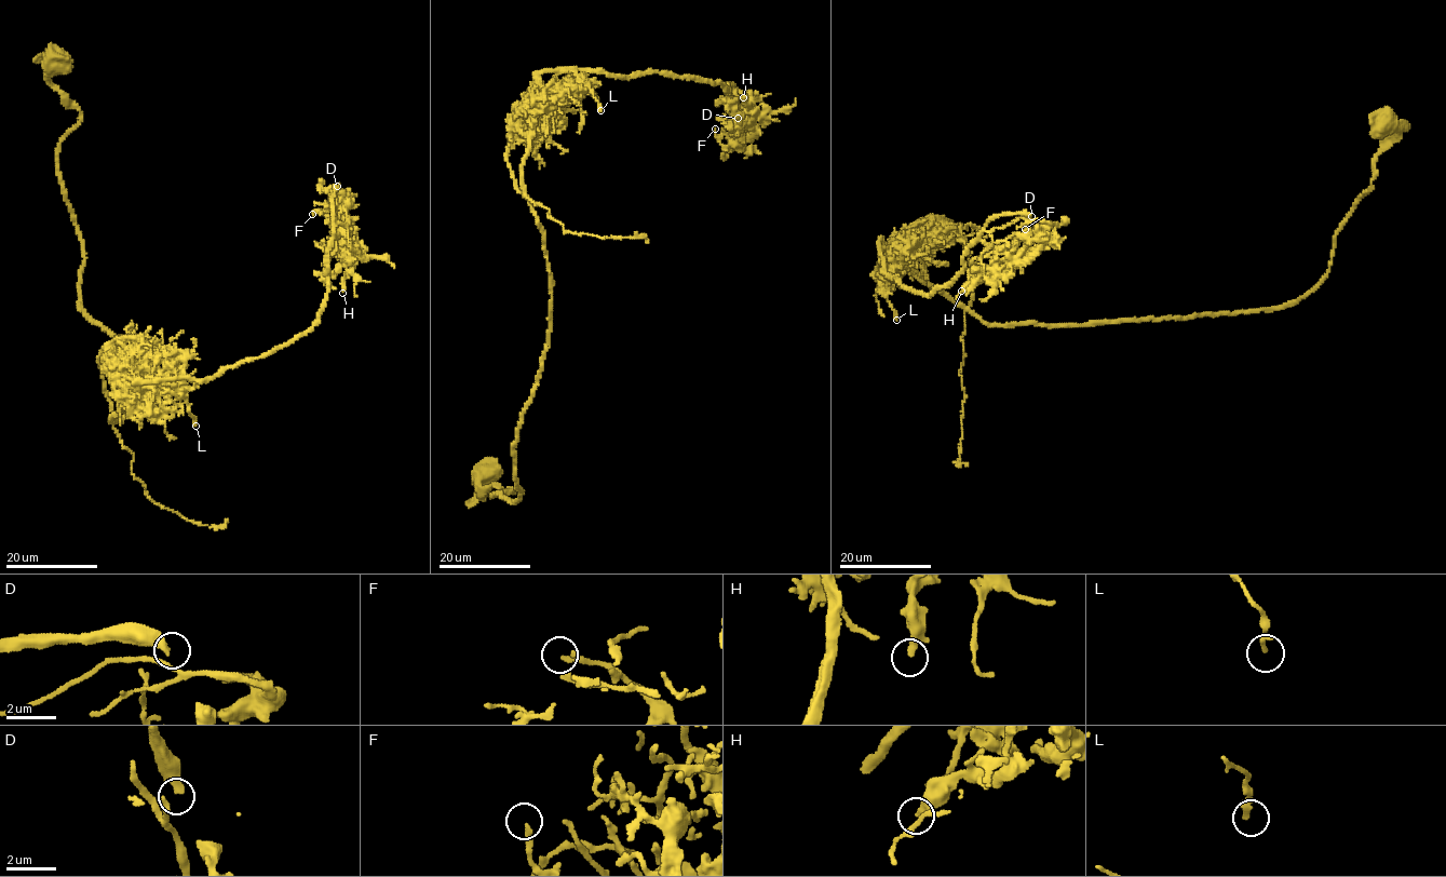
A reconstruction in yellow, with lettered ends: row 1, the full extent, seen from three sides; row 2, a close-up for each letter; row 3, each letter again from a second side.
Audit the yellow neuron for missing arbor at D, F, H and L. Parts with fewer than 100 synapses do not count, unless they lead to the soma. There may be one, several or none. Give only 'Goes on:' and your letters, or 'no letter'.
Goes on: D

